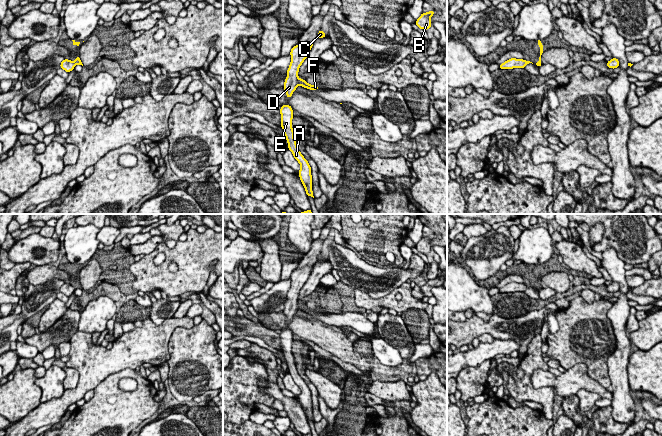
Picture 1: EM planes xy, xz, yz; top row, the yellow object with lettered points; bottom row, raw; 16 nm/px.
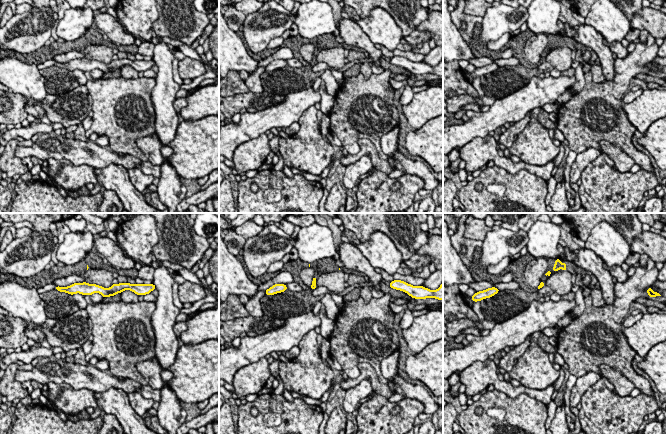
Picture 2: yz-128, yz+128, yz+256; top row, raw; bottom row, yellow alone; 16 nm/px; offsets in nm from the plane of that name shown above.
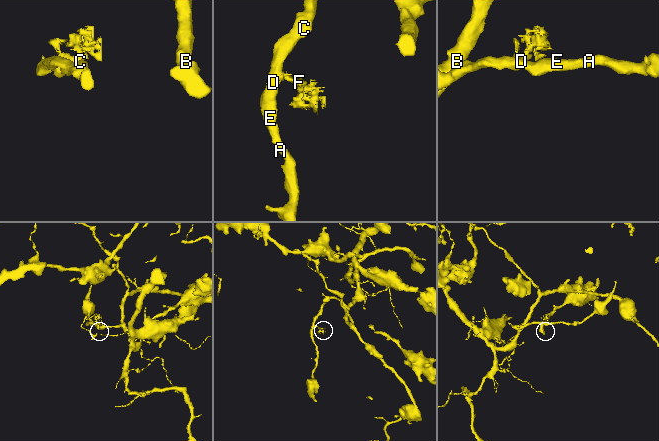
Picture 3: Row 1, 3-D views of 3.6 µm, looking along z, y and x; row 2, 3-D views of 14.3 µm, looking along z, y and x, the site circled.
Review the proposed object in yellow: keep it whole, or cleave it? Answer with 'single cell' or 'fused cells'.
fused cells

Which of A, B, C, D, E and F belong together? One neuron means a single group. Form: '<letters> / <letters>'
A B C D E / F

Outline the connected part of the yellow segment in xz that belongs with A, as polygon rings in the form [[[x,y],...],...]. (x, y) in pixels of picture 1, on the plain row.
[[[282,329],[282,332],[279,334],[281,338],[281,351],[284,355],[288,367],[288,373],[292,376],[294,382],[298,385],[301,390],[301,393],[298,395],[300,404],[305,411],[307,420],[313,420],[312,415],[312,399],[311,391],[308,385],[304,382],[301,376],[298,374],[296,364],[294,362],[294,354],[292,353],[292,343],[293,343],[293,333],[290,329]]]

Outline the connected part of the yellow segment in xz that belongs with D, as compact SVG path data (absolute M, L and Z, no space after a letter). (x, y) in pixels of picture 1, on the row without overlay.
M303 267L299 269L295 269L291 275L291 286L290 290L287 294L287 301L284 306L283 313L286 316L287 323L289 323L293 316L296 314L298 307L298 296L299 292L304 286L304 284L307 282L311 272L313 270L313 267Z

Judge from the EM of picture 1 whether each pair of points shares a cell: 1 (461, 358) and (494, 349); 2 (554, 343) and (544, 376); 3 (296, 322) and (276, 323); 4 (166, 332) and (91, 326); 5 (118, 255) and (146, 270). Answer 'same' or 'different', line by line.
1: same
2: different
3: same
4: different
5: different

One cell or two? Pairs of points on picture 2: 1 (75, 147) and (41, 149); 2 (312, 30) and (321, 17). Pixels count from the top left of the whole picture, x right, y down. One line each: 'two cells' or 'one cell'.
1: one cell
2: one cell

